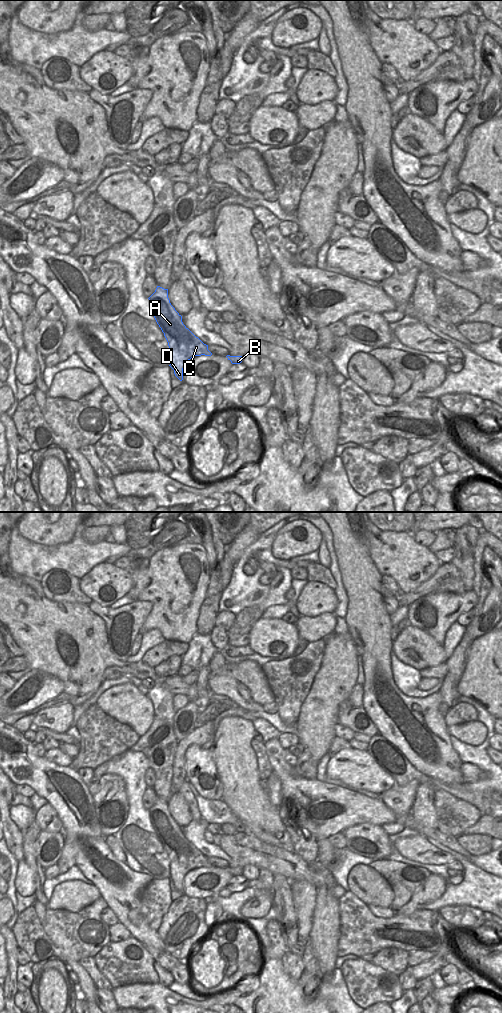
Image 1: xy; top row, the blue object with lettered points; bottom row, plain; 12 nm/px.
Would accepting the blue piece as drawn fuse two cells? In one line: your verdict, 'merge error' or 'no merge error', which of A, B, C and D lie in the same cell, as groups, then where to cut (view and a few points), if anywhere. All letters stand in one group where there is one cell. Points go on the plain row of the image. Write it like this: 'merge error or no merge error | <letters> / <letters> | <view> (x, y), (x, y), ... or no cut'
no merge error | A B C D | no cut

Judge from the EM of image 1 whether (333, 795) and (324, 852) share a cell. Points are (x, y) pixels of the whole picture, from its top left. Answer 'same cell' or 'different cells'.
different cells

